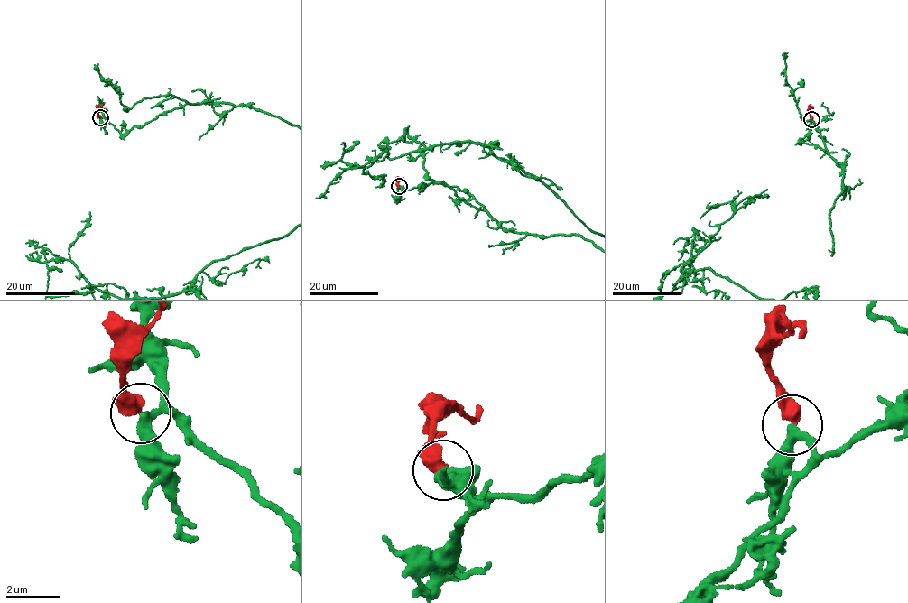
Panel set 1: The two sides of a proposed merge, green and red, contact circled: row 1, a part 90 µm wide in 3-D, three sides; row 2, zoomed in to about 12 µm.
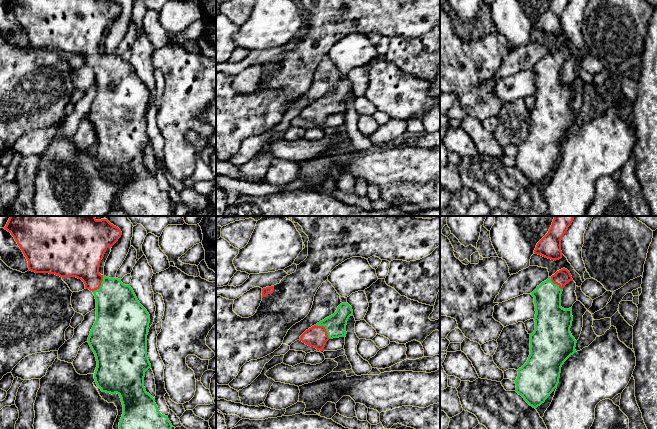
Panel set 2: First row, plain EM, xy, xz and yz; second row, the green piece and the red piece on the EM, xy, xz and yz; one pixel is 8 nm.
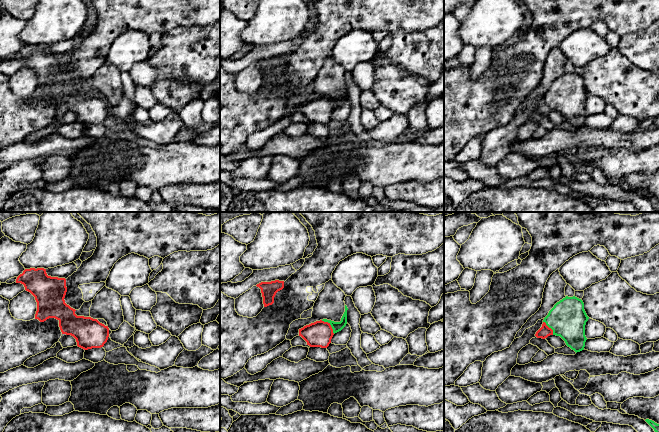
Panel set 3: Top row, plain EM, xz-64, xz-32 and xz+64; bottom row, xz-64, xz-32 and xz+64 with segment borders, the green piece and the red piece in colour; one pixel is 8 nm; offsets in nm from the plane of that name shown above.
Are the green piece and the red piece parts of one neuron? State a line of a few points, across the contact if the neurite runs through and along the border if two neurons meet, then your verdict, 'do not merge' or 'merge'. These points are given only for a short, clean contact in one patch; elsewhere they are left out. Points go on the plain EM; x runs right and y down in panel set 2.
xz (335, 101), (325, 104), (316, 112) | merge

